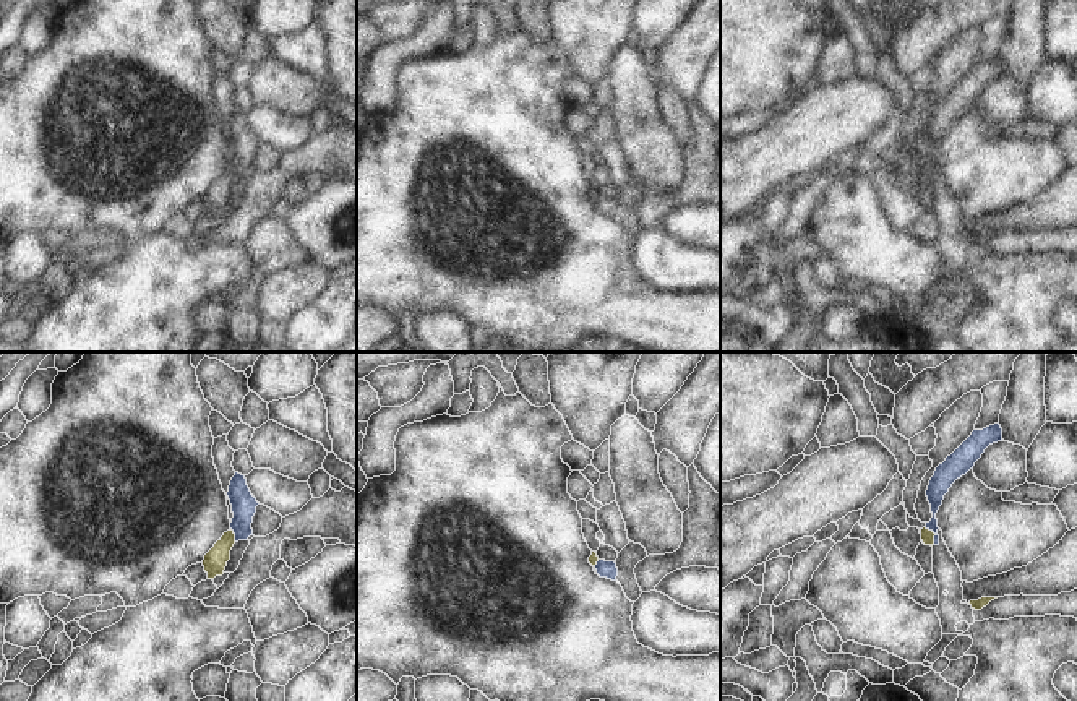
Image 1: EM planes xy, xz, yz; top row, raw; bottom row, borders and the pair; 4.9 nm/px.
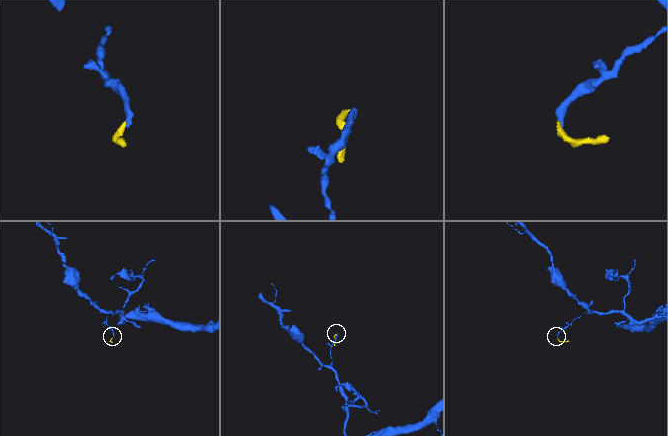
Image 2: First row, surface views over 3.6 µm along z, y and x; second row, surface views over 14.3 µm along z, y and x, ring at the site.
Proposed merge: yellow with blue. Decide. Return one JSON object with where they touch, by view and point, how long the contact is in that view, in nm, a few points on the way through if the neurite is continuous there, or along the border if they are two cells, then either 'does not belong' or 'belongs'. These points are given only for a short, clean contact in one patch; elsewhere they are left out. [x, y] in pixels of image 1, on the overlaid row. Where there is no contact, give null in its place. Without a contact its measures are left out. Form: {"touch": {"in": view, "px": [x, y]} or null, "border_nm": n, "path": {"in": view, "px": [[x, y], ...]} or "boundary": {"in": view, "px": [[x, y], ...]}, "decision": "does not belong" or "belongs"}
{"touch": {"in": "yz", "px": [935, 534]}, "border_nm": 90, "boundary": {"in": "yz", "px": [[925, 528], [935, 534], [935, 542]]}, "decision": "does not belong"}

